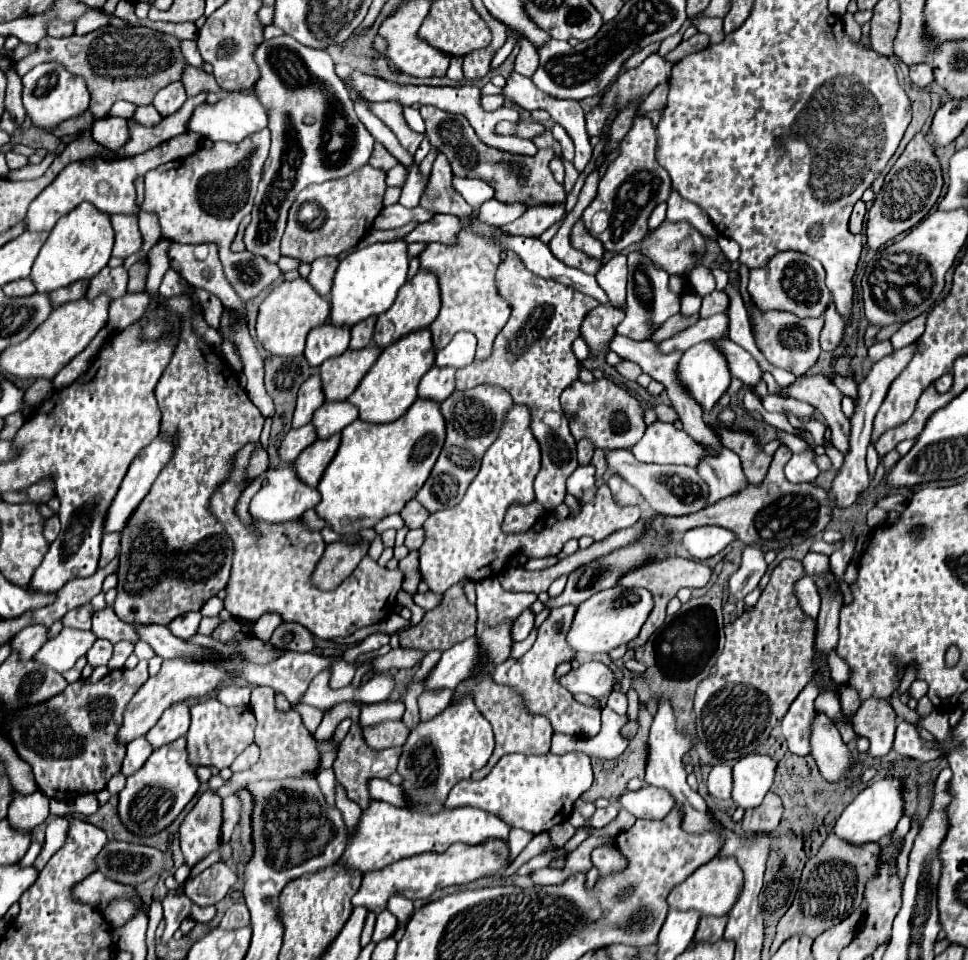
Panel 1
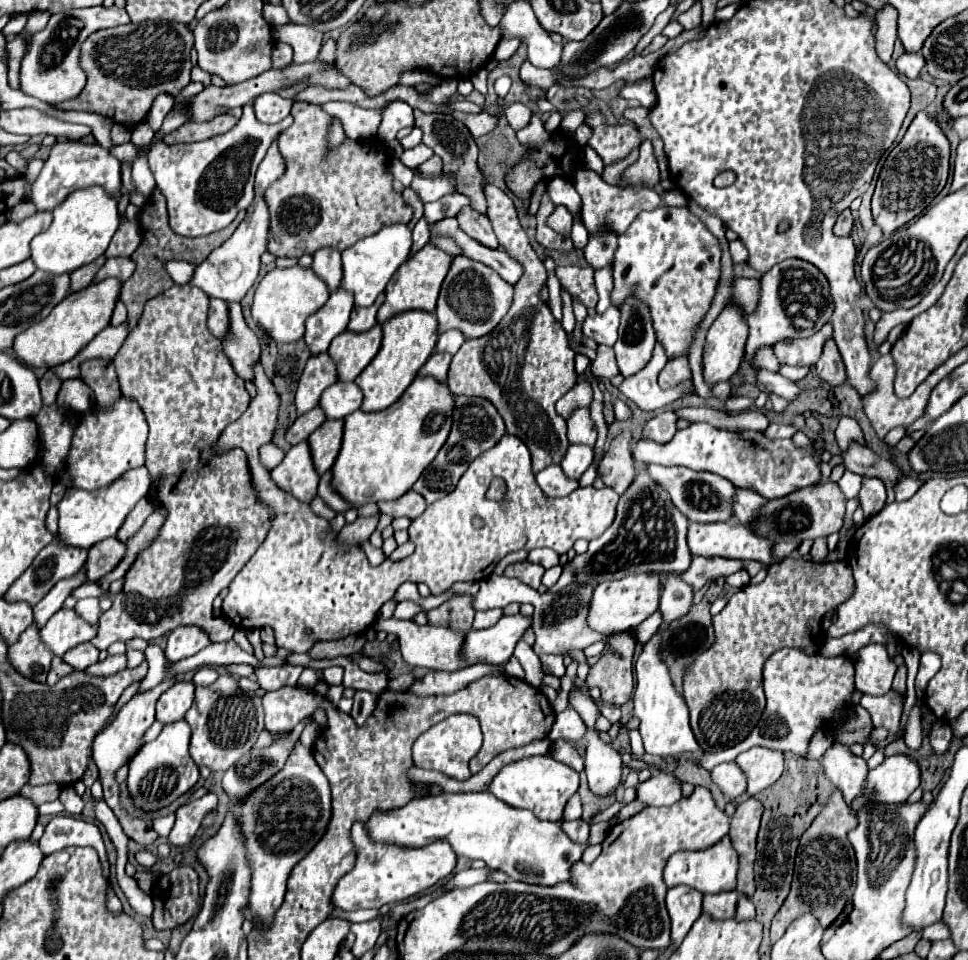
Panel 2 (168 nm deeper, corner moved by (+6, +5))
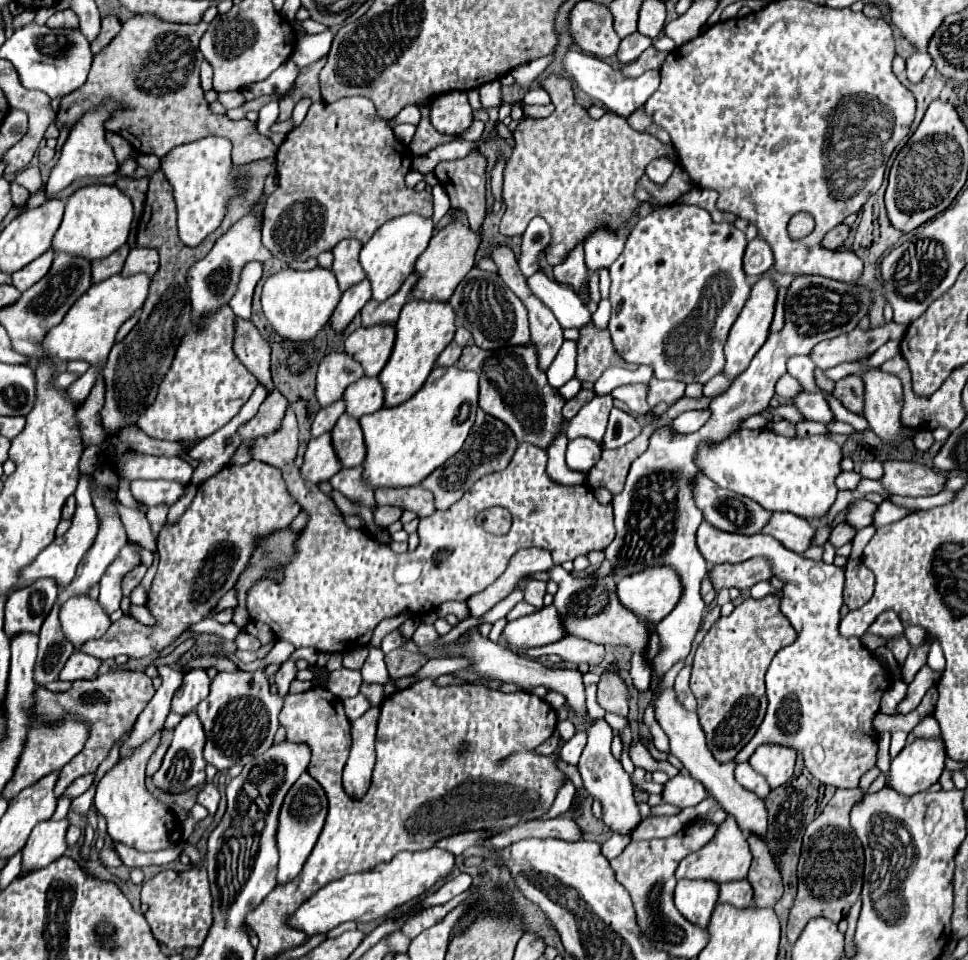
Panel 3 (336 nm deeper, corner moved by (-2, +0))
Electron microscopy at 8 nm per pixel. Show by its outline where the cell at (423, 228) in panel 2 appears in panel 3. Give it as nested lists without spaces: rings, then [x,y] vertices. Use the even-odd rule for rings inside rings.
[[[439,184],[433,188],[431,194],[433,194],[433,206],[435,206],[435,212],[433,212],[433,218],[431,220],[433,220],[433,224],[439,224],[439,220],[447,214],[447,210],[451,206],[449,204],[449,196],[443,190],[443,186],[439,186]]]

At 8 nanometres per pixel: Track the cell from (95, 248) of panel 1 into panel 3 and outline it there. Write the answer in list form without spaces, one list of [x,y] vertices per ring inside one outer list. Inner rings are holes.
[[[91,184],[79,188],[75,194],[67,198],[65,216],[59,230],[53,236],[51,252],[79,256],[89,262],[107,258],[127,242],[131,220],[133,220],[133,204],[129,196],[125,196],[117,186]]]

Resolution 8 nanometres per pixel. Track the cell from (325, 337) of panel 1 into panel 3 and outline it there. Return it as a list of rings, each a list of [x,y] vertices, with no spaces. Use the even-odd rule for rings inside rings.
[[[359,282],[359,286],[353,286],[349,290],[343,292],[337,308],[333,310],[331,318],[329,318],[329,326],[341,334],[351,320],[355,318],[355,314],[361,312],[361,308],[371,300],[371,286],[367,286],[367,282]]]

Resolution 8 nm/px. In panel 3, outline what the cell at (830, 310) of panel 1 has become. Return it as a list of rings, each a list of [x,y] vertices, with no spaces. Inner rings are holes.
[[[855,374],[835,382],[833,396],[843,402],[843,406],[855,414],[863,412],[863,380]]]

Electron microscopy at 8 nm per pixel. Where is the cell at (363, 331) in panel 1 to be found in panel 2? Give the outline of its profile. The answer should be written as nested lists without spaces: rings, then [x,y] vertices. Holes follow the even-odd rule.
[[[385,295],[379,297],[379,301],[375,301],[375,305],[371,307],[355,307],[351,313],[351,321],[349,321],[349,331],[353,333],[361,333],[361,331],[369,331],[375,323],[377,323],[377,309],[381,307],[381,303],[385,301]]]

